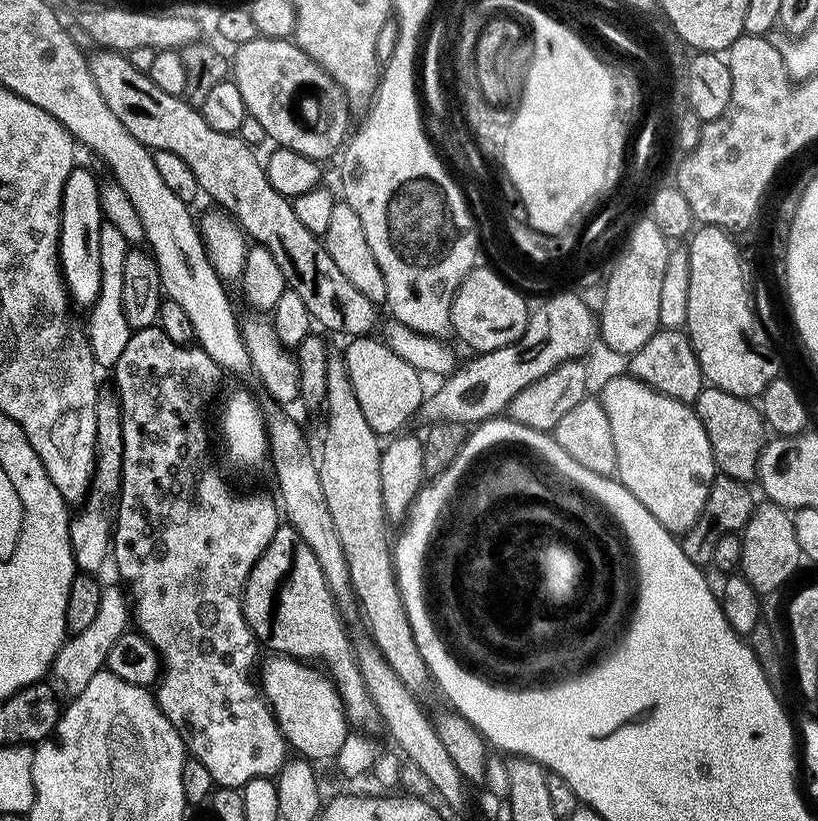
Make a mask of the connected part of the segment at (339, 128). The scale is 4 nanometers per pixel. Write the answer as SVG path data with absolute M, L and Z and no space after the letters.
M257 38L239 45L235 51L237 51L236 57L233 55L230 60L231 79L236 81L238 90L242 90L242 102L248 108L249 117L251 117L253 121L256 119L257 122L260 123L261 130L273 140L273 145L282 148L289 148L290 150L294 150L298 154L302 154L306 158L310 158L317 162L324 162L324 159L326 159L327 156L334 155L336 151L337 155L337 153L341 151L342 145L345 143L346 137L350 132L350 127L348 128L348 115L350 115L348 97L344 95L344 90L341 88L340 83L333 80L332 76L323 68L322 65L318 62L314 62L314 58L310 58L305 54L302 49L300 49L300 45L293 42L291 39Z

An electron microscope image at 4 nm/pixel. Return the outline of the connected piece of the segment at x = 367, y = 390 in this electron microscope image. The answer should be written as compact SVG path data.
M377 337L352 338L347 343L344 348L346 366L350 370L350 382L354 386L354 394L358 394L358 404L366 422L379 436L390 436L401 431L401 427L417 415L424 401L426 387L422 384L422 374Z

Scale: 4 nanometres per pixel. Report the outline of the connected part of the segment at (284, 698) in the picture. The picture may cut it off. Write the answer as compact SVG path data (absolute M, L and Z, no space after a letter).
M279 654L267 658L269 660L265 664L263 661L259 665L258 683L264 699L272 707L284 739L288 741L289 749L296 751L297 748L301 757L313 762L331 761L339 754L342 742L346 742L350 734L344 703L340 701L336 685L319 667L311 663Z

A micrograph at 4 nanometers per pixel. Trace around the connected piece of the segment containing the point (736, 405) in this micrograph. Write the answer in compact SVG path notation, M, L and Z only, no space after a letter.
M705 386L702 394L698 394L694 411L706 430L706 438L710 438L710 450L719 474L743 482L755 481L760 471L760 451L766 443L766 425L760 408L751 399Z

